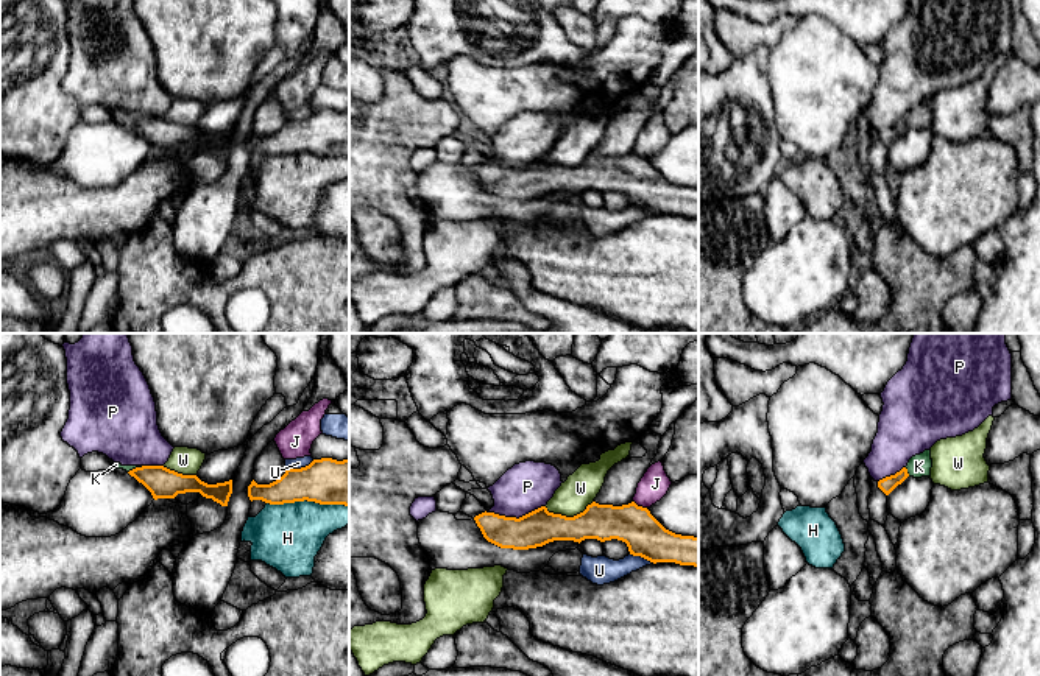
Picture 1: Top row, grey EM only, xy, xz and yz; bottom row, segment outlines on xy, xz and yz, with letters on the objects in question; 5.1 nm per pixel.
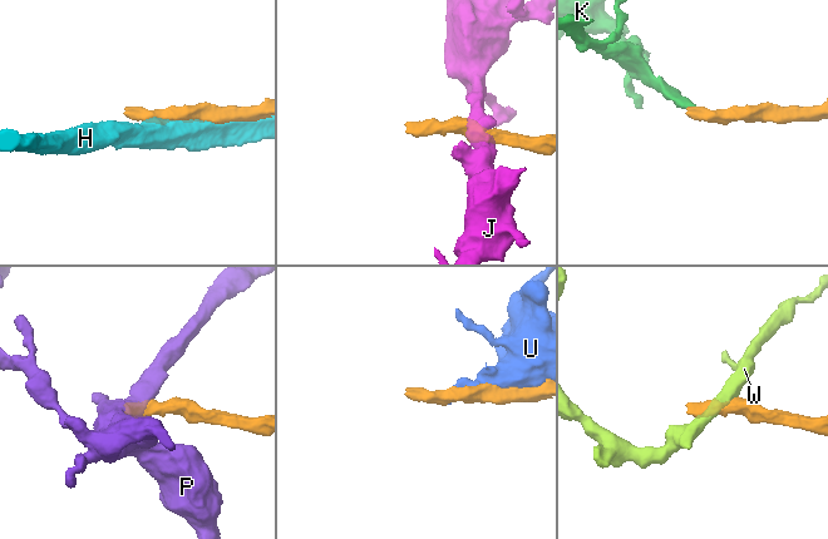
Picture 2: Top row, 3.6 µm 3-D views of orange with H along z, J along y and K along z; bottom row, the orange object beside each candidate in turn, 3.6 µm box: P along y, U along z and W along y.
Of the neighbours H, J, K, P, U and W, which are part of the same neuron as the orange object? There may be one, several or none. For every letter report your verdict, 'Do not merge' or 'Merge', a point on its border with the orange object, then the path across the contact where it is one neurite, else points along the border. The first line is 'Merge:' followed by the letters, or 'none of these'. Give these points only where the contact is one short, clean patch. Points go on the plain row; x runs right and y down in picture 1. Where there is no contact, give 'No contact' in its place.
Merge: K
H: Do not merge. Touches orange at xy (307, 151)
J: Do not merge. Touches orange at xz (640, 158). Boundary: xz (633, 151), (646, 159)
K: Merge. Touches orange at yz (906, 123). Path across: yz (889, 134), (906, 123), (919, 117)
P: Do not merge. Touches orange at xz (515, 168). Boundary: xz (544, 156), (518, 168), (485, 162)
U: Do not merge. Touches orange at xy (301, 119)
W: Do not merge. Touches orange at xz (568, 168)

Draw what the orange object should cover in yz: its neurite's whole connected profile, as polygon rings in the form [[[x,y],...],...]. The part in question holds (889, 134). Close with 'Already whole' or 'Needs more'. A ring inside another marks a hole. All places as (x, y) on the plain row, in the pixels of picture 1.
[[[931,100],[909,111],[907,117],[903,118],[895,126],[886,128],[878,132],[878,139],[889,146],[898,136],[901,136],[907,128],[921,129],[931,128]]]. Needs more

